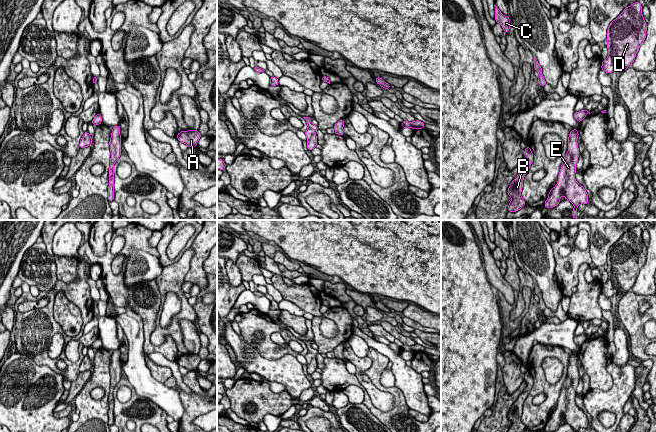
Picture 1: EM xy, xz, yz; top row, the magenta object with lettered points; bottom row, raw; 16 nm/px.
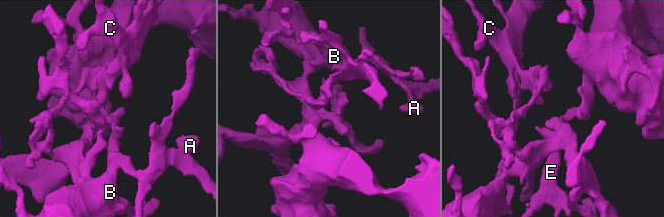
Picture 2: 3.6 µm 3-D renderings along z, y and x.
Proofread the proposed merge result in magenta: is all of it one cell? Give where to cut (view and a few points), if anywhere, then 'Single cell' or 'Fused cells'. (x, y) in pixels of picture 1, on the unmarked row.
No split. Single cell

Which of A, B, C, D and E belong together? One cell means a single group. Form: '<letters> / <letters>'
A B C D E

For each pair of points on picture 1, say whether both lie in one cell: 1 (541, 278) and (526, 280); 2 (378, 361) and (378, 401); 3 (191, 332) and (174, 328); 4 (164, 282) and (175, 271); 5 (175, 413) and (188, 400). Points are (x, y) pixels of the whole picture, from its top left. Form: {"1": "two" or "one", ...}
{"1": "two", "2": "two", "3": "two", "4": "one", "5": "two"}

